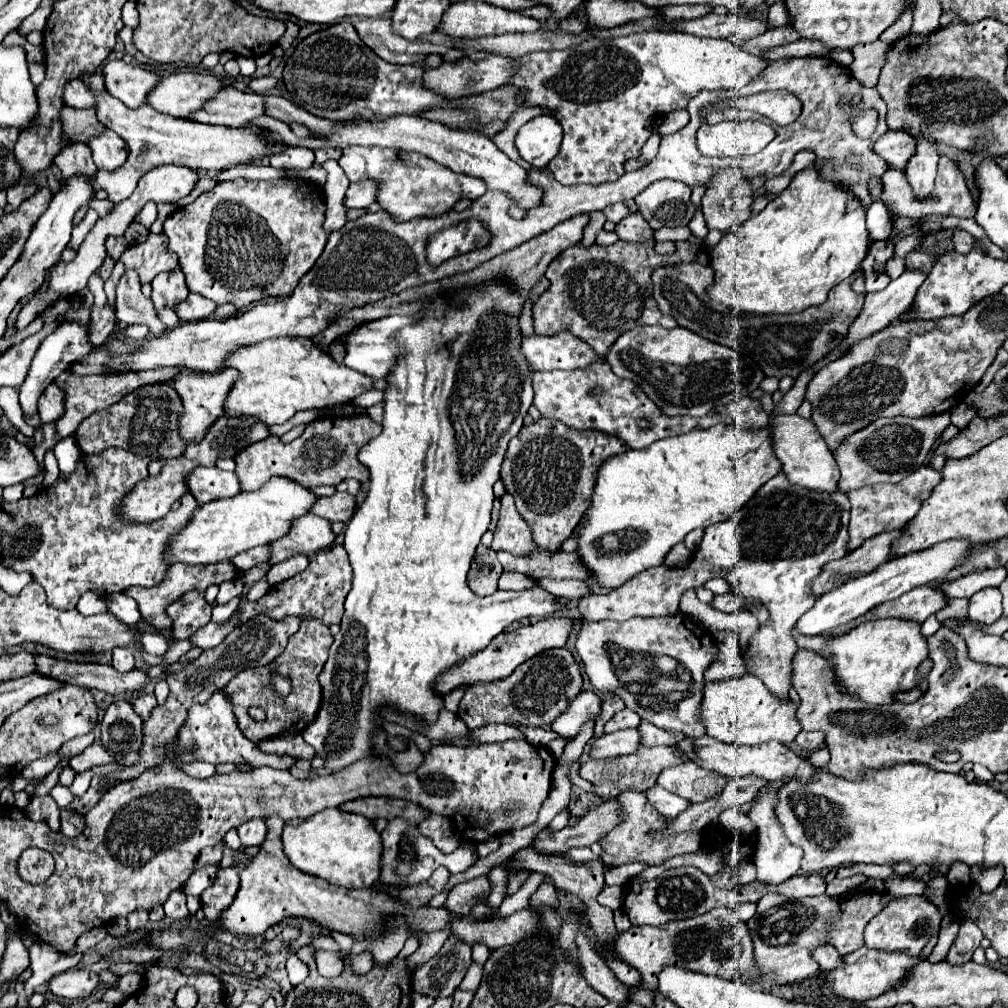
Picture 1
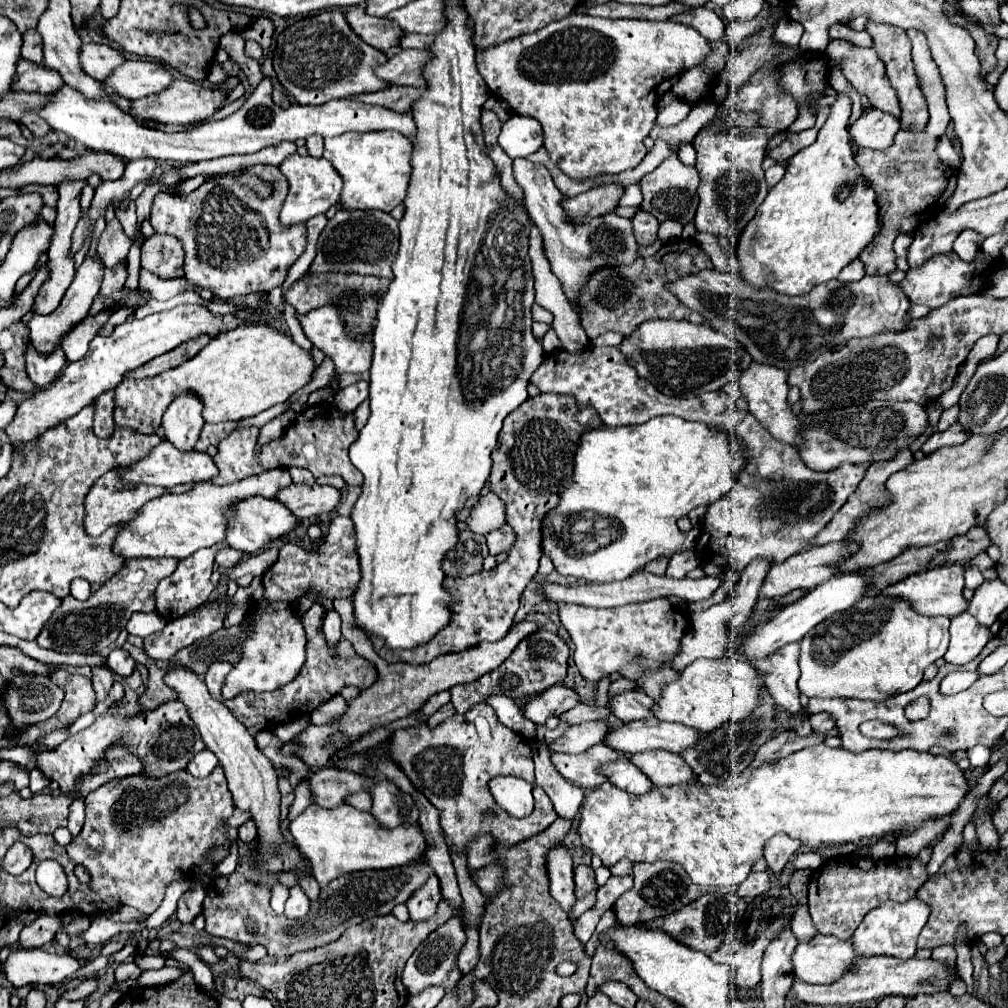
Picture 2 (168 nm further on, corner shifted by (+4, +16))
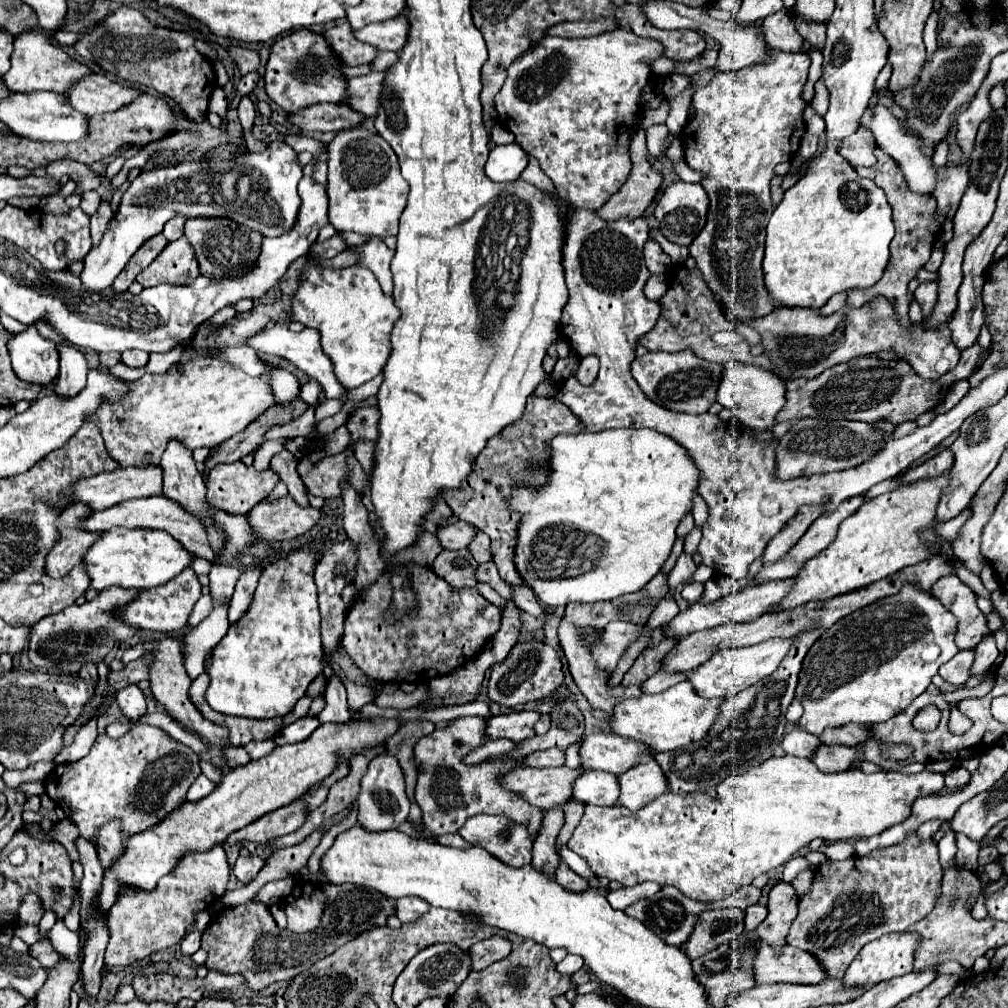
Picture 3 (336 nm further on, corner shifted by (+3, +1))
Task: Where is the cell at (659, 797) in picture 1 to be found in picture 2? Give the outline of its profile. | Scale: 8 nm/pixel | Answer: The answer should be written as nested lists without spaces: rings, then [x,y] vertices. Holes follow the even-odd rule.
[[[614,760],[614,762],[598,768],[598,772],[604,774],[608,778],[608,782],[614,784],[616,788],[630,792],[630,794],[636,794],[636,796],[646,794],[654,788],[650,784],[650,780],[628,760]]]

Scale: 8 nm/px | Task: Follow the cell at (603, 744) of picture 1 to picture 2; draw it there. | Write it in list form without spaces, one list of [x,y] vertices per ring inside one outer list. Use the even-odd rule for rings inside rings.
[[[604,720],[584,722],[584,724],[578,724],[578,726],[570,726],[558,740],[550,742],[548,748],[552,752],[578,754],[578,752],[584,752],[586,748],[592,748],[600,740],[604,740],[606,732],[608,732],[608,724]]]

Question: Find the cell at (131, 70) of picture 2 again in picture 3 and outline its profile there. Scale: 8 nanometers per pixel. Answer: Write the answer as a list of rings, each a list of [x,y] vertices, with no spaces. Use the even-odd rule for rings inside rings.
[[[93,73],[87,79],[81,79],[65,95],[69,103],[83,115],[99,115],[119,111],[143,95],[143,91],[111,81],[103,73]]]

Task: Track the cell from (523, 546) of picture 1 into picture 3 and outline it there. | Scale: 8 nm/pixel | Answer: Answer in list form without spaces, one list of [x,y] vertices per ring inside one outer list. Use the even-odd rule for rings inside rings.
[[[455,521],[453,525],[447,525],[437,531],[439,541],[445,549],[467,549],[477,533],[479,533],[479,527],[467,521]]]

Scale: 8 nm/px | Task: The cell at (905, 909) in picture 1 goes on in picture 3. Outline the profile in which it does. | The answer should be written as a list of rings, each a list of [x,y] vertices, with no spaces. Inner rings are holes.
[[[887,933],[881,939],[875,939],[871,943],[867,943],[859,955],[855,957],[855,961],[849,965],[843,981],[847,985],[875,985],[887,979],[893,979],[897,975],[905,975],[913,971],[913,953],[919,947],[919,935],[917,933]]]

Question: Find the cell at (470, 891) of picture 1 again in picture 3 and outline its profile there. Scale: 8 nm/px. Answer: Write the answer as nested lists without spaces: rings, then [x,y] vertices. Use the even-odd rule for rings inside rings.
[[[403,897],[395,901],[397,905],[397,917],[401,923],[411,923],[417,921],[419,917],[423,917],[429,911],[429,903],[425,899],[419,897]]]

